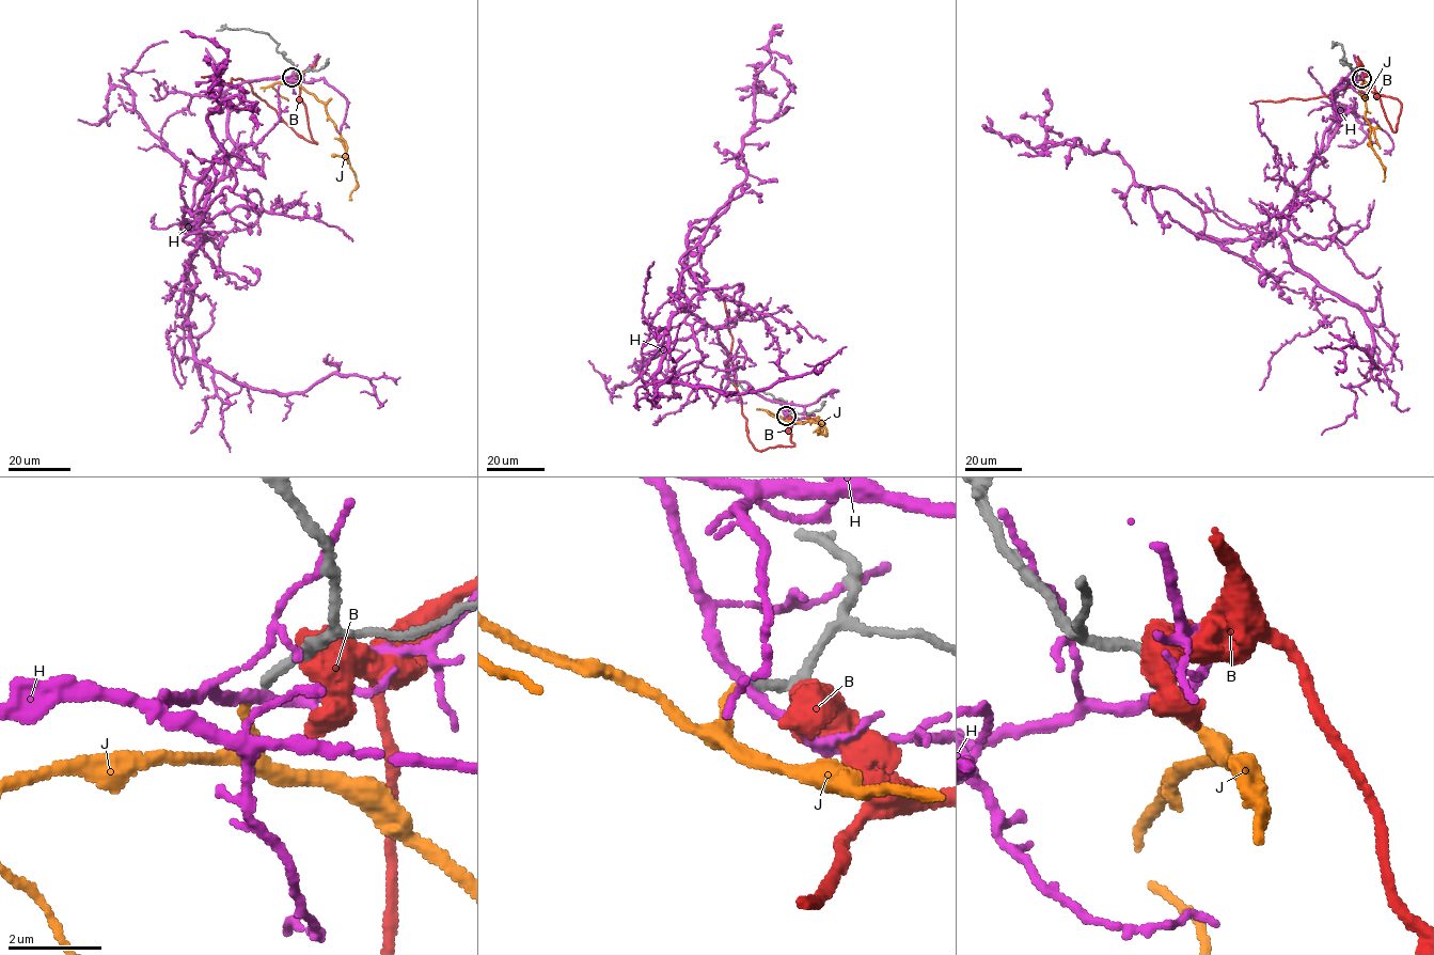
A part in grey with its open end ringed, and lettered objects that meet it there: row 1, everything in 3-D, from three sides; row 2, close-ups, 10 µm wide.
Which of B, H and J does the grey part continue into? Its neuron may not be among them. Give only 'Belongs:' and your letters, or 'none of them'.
Belongs: J

